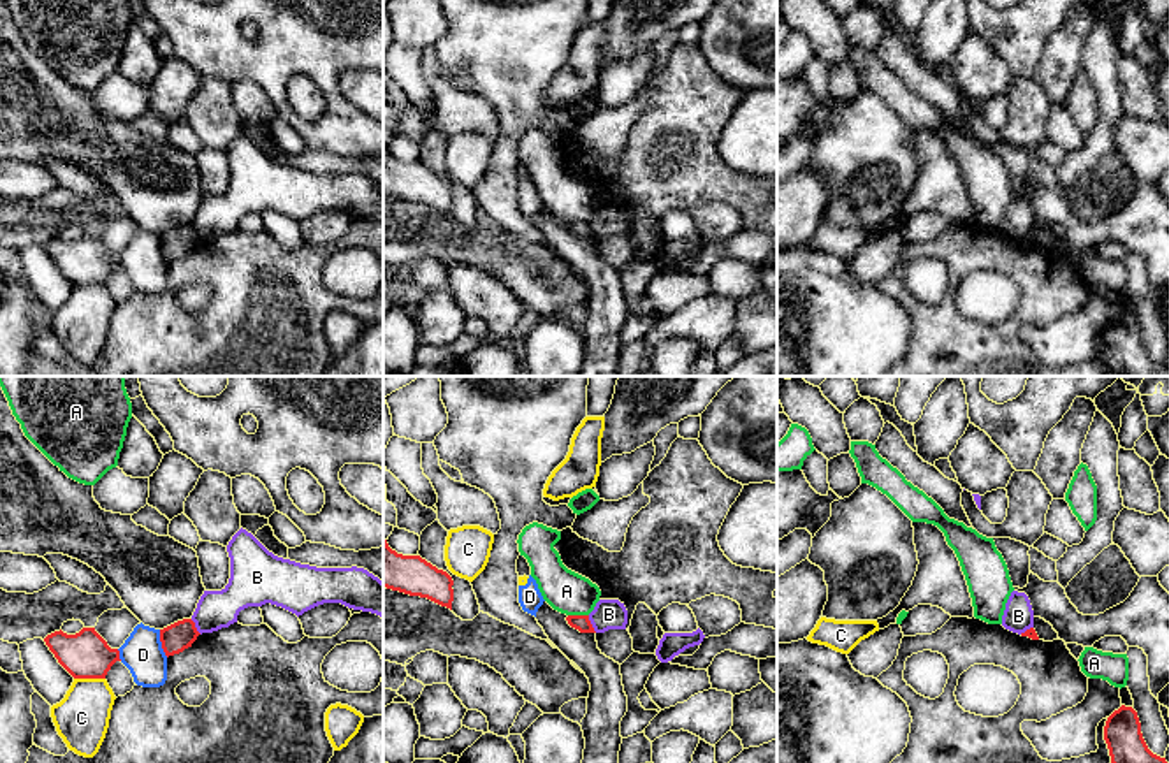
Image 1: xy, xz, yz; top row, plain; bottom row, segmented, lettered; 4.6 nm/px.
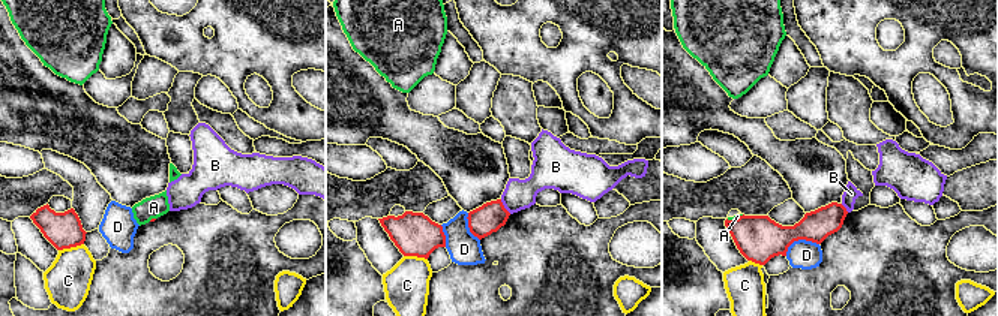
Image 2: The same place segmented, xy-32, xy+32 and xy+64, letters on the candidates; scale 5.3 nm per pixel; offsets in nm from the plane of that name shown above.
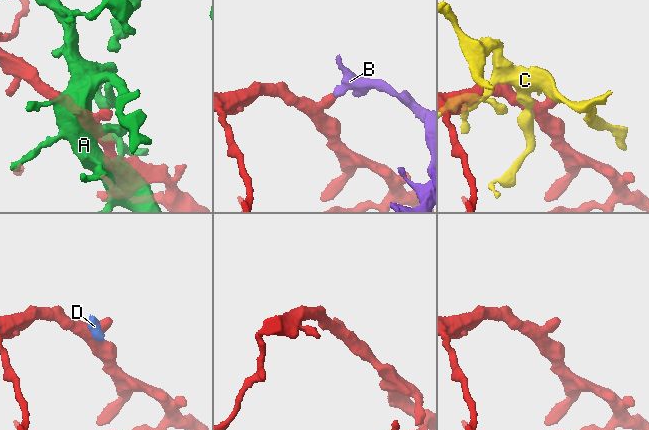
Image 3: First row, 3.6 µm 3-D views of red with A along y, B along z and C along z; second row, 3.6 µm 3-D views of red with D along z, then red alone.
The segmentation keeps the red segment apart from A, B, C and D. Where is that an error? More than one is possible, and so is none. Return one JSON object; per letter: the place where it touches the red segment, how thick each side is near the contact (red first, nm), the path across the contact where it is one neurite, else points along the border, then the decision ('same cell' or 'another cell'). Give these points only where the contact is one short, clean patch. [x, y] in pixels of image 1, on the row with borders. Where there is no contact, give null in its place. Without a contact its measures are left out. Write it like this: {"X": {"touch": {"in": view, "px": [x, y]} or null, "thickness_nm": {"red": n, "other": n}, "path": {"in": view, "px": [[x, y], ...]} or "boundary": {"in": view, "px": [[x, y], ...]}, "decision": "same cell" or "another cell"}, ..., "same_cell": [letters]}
{"A": {"touch": {"in": "xz", "px": [579, 616]}, "thickness_nm": {"red": 70, "other": 190}, "decision": "another cell"}, "B": {"touch": {"in": "xz", "px": [591, 624]}, "thickness_nm": {"red": 70, "other": 140}, "boundary": {"in": "xz", "px": [[588, 616], [596, 632]]}, "decision": "another cell"}, "C": {"touch": {"in": "xy", "px": [90, 677]}, "thickness_nm": {"red": 220, "other": 240}, "decision": "another cell"}, "D": {"touch": {"in": "xy", "px": [162, 644]}, "thickness_nm": {"red": 130, "other": 190}, "boundary": {"in": "xy", "px": [[159, 630], [159, 640], [167, 656]]}, "decision": "another cell"}, "same_cell": []}

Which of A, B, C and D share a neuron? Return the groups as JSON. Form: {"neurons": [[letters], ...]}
{"neurons": [["A"], ["B"], ["C", "D"]]}

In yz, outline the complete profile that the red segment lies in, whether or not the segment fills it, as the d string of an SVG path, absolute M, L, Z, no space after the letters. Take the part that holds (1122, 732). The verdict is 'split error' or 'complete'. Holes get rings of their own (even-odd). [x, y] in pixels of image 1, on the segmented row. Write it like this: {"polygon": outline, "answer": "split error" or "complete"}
{"polygon": "M1122 705L1107 717L1104 740L1109 749L1111 763L1167 763L1165 758L1148 749L1137 712L1132 707Z", "answer": "complete"}

